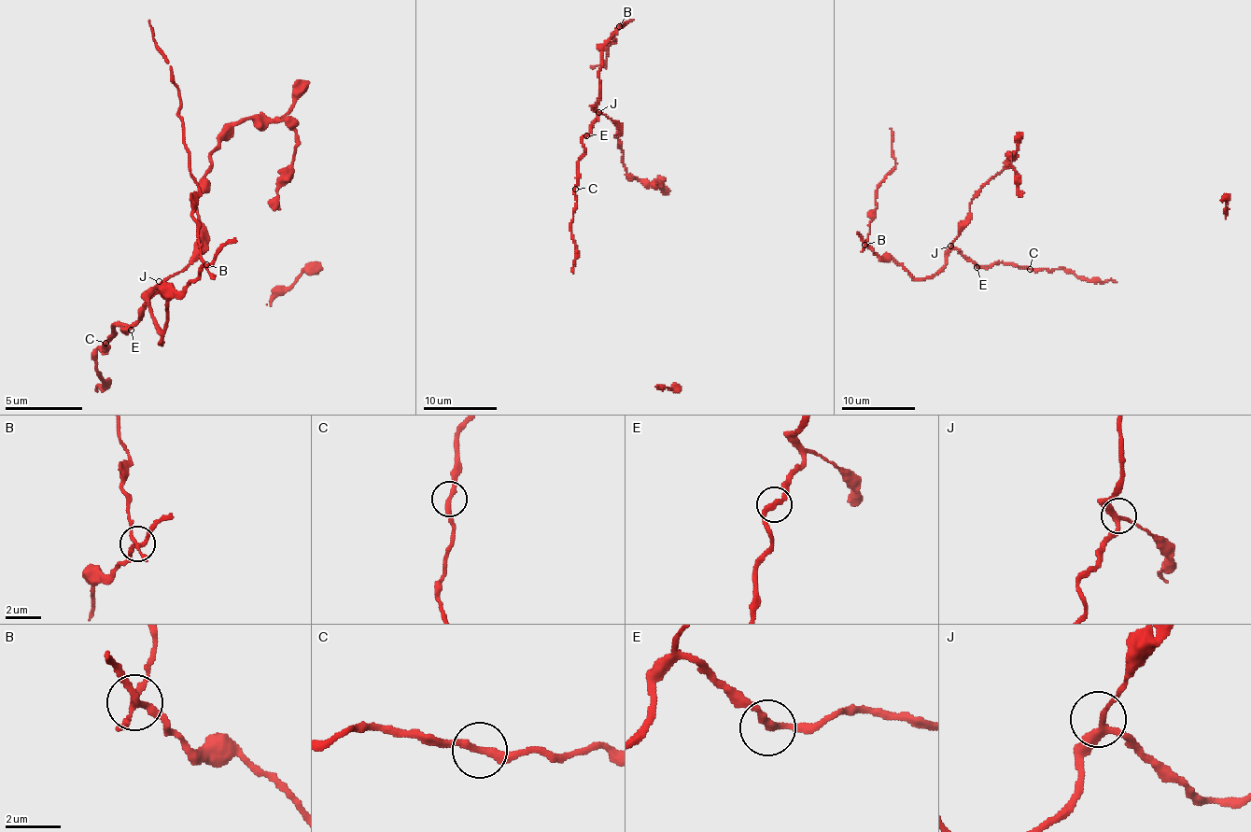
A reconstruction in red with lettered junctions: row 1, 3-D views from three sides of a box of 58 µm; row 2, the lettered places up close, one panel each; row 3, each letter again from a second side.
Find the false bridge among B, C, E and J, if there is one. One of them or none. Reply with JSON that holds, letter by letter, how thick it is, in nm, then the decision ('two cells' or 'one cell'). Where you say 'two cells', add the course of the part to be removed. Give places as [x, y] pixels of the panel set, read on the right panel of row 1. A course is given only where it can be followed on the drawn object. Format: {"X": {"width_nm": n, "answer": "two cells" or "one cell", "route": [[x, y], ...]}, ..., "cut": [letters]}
{"B": {"width_nm": 240, "answer": "two cells", "route": [[864, 245], [871, 212], [877, 206], [877, 185], [895, 165], [890, 128]]}, "C": {"width_nm": 280, "answer": "one cell"}, "E": {"width_nm": 240, "answer": "one cell"}, "J": {"width_nm": 240, "answer": "one cell"}, "cut": ["B"]}

